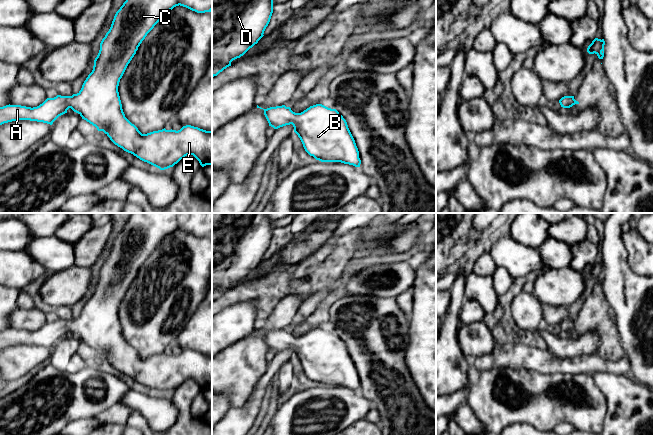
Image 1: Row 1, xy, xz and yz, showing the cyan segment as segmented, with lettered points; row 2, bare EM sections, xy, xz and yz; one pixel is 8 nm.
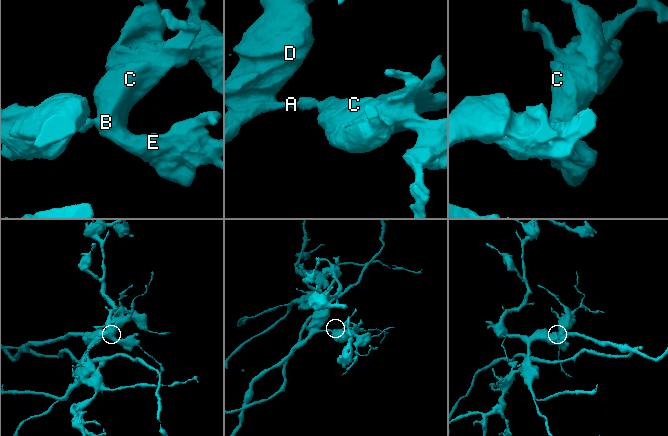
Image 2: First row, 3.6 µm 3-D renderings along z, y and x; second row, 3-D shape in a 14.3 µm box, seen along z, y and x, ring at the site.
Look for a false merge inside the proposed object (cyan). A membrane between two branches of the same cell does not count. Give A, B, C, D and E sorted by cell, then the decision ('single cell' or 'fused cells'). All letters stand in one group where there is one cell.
A B C D E; single cell

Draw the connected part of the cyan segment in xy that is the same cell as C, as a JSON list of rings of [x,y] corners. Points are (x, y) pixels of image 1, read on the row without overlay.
[[[132,213],[102,263],[93,294],[84,305],[81,314],[72,320],[57,319],[54,322],[47,322],[42,328],[33,332],[10,328],[0,331],[0,349],[17,344],[52,349],[59,340],[67,337],[71,332],[98,355],[103,355],[115,369],[160,394],[173,391],[187,379],[193,379],[202,391],[212,389],[212,355],[186,349],[178,355],[164,352],[142,358],[125,341],[118,316],[120,303],[142,265],[167,235],[179,229],[197,237],[211,236],[212,213]]]

